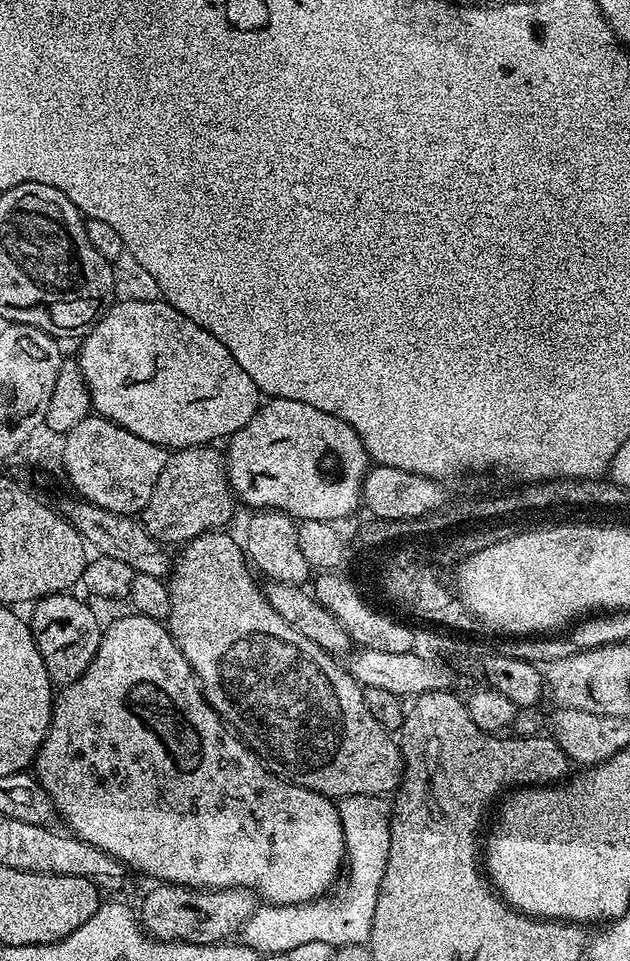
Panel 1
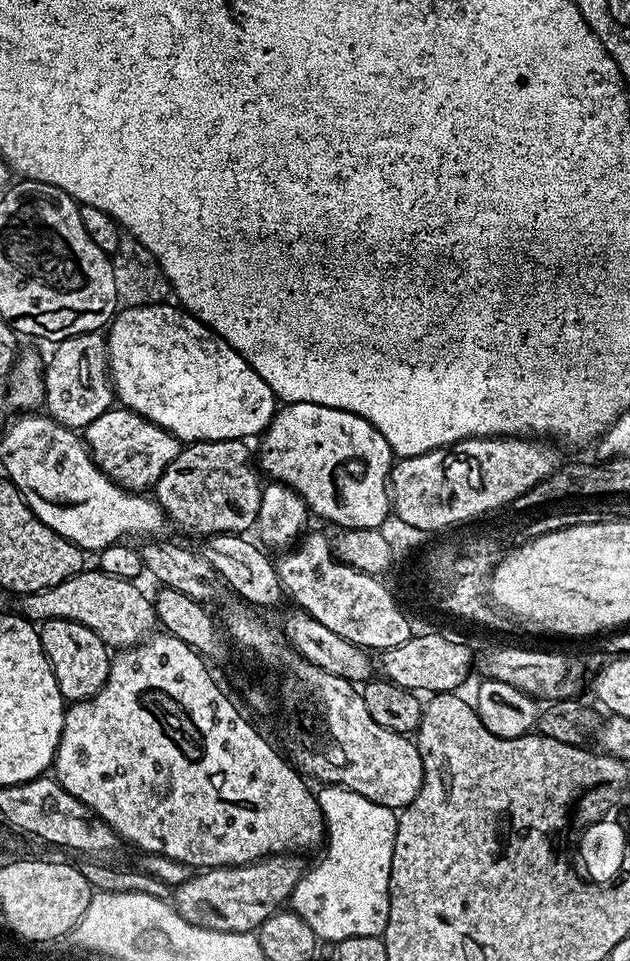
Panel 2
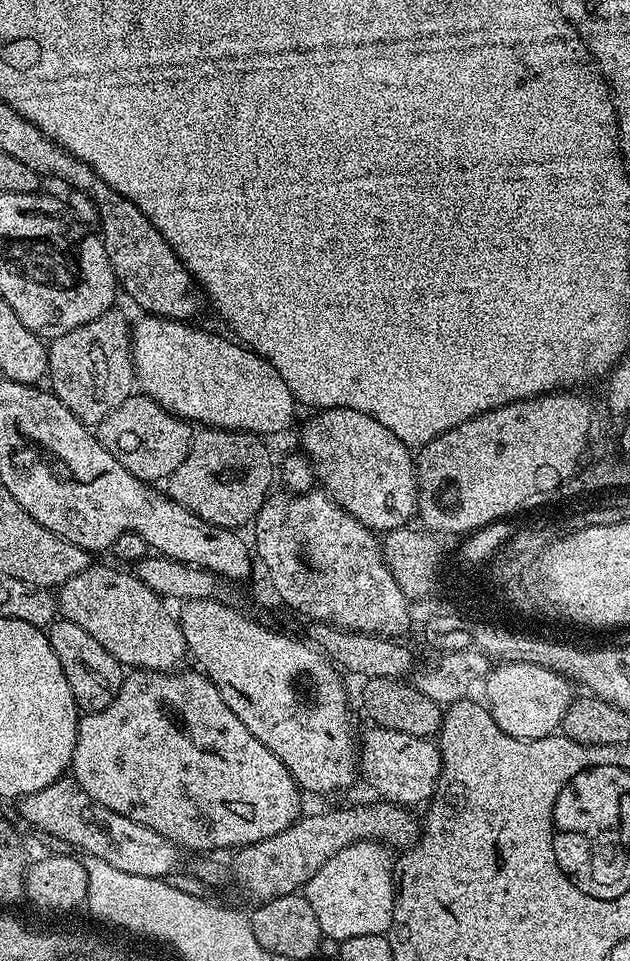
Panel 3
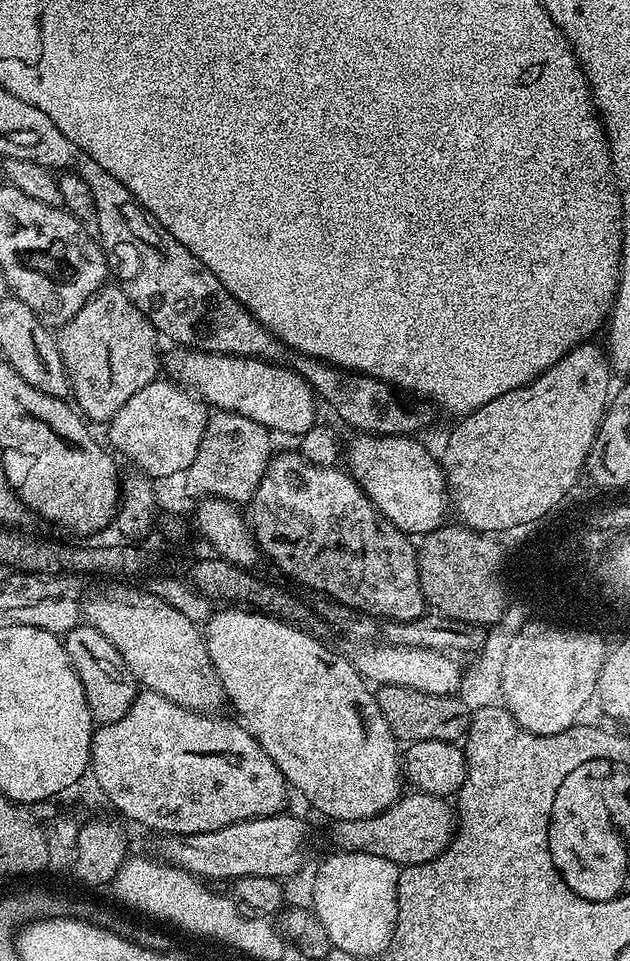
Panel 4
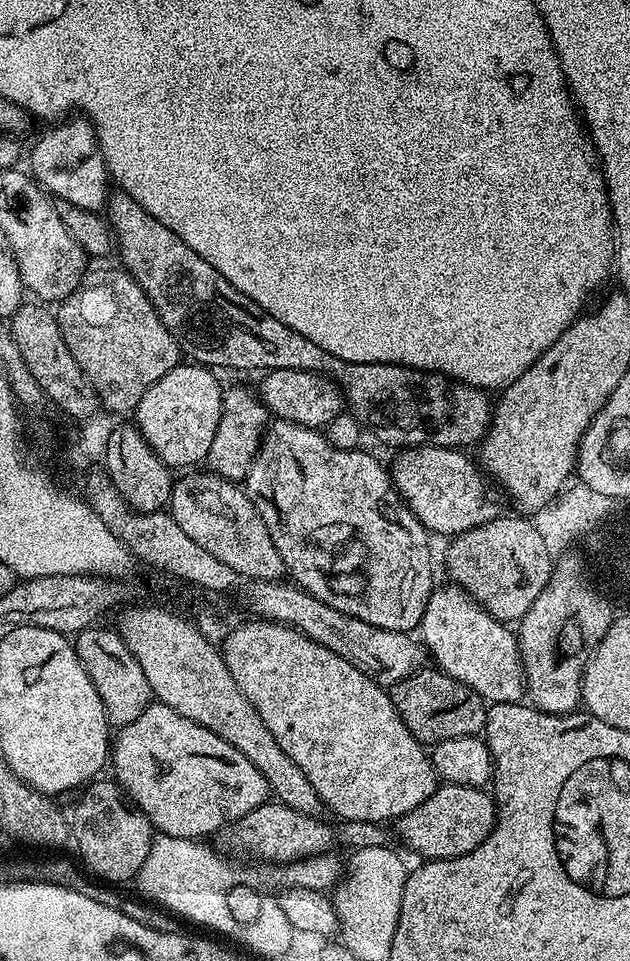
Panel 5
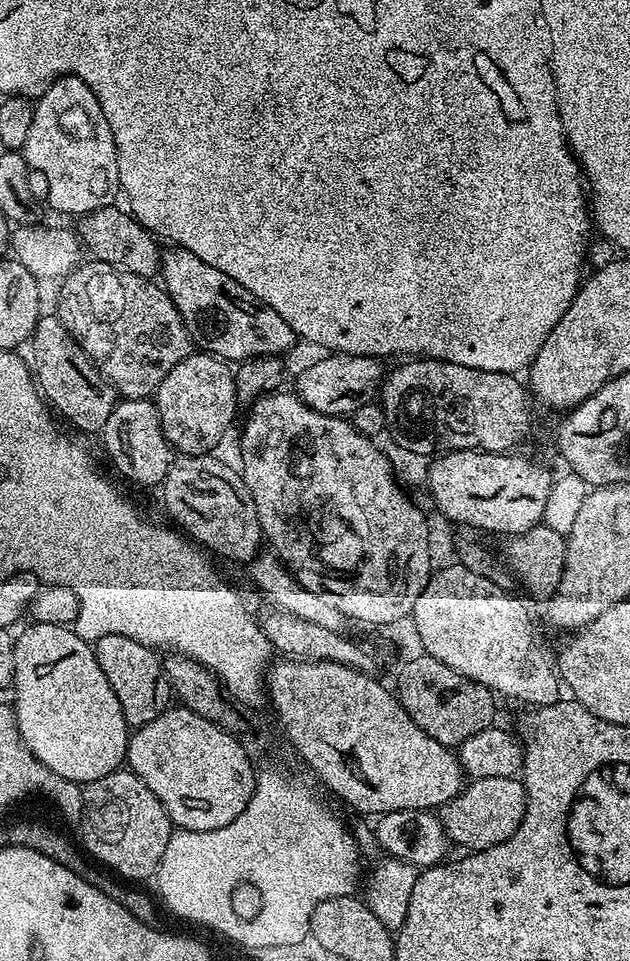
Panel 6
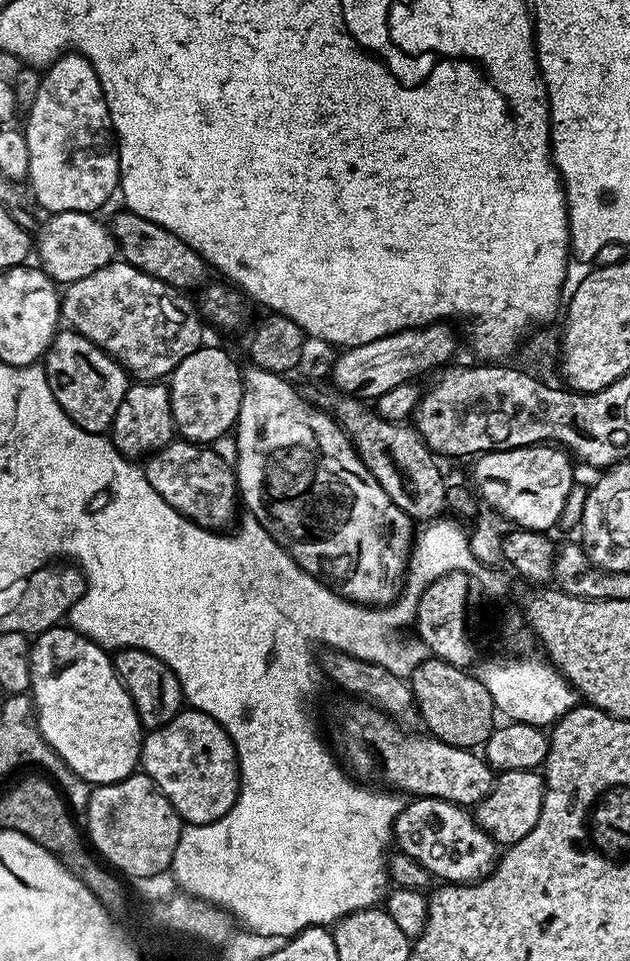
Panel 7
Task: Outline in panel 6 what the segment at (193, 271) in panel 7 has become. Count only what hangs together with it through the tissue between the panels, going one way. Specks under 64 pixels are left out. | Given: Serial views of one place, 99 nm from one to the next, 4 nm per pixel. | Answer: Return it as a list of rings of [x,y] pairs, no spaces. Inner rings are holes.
[[[120,206],[99,208],[88,213],[87,216],[79,217],[74,232],[79,237],[81,245],[93,253],[95,259],[103,264],[115,264],[124,272],[133,272],[139,276],[155,277],[160,271],[160,257],[162,248],[159,248],[157,237],[144,229],[136,221],[131,212]]]

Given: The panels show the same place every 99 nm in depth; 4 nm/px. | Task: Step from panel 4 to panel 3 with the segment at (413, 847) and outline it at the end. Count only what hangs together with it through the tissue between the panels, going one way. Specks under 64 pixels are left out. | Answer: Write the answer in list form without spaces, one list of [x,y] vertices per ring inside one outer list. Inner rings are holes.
[[[375,802],[356,804],[353,808],[332,808],[329,812],[301,815],[296,823],[257,844],[248,844],[235,853],[234,880],[244,887],[253,902],[263,902],[280,895],[290,895],[305,884],[346,846],[363,840],[383,842],[392,850],[407,850],[420,839],[421,821],[415,811],[399,804]]]

